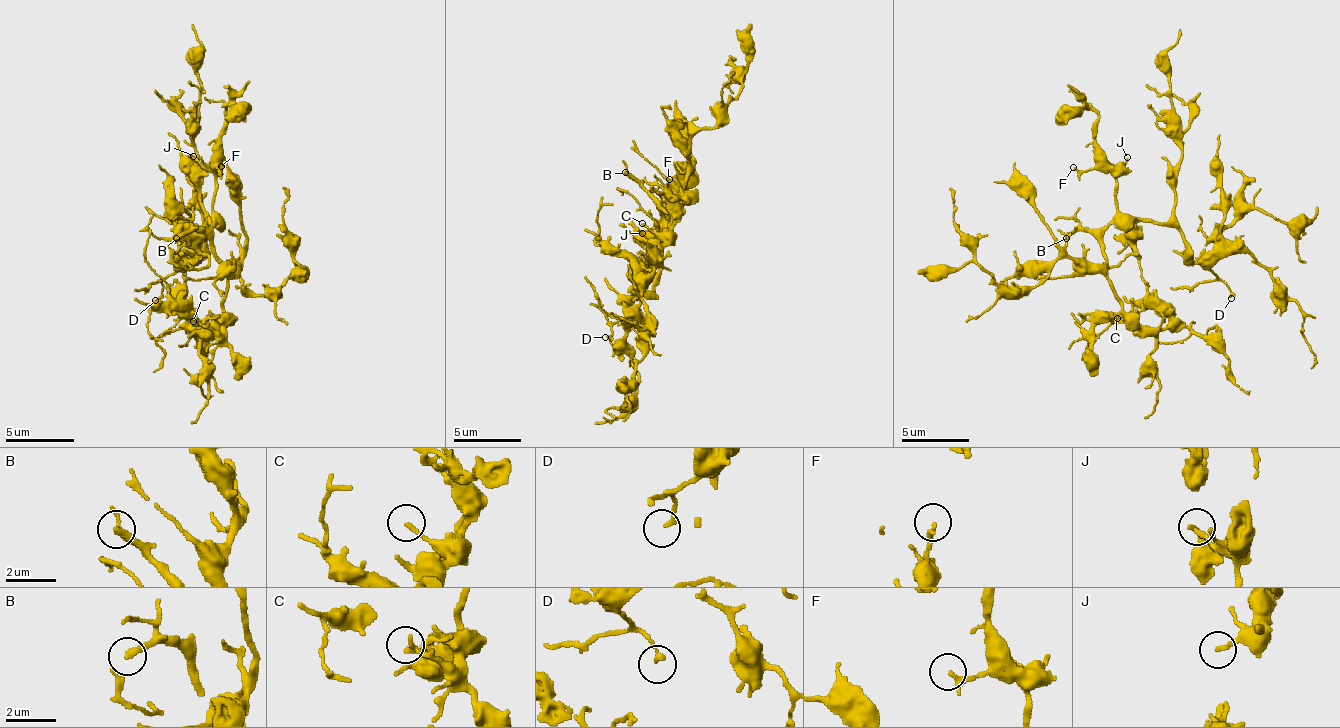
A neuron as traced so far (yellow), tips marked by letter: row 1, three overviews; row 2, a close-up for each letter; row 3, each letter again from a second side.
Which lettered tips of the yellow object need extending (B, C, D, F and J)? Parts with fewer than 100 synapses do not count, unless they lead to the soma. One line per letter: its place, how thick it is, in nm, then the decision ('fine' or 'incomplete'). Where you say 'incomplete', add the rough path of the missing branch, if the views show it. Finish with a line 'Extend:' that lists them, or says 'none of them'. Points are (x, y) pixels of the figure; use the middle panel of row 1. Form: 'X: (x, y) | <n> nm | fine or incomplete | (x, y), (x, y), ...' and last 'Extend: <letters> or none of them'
B: (625, 172) | 180 nm | incomplete
C: (642, 223) | 170 nm | fine
D: (605, 337) | 170 nm | fine
F: (669, 179) | 240 nm | fine
J: (642, 233) | 150 nm | fine
Extend: B

